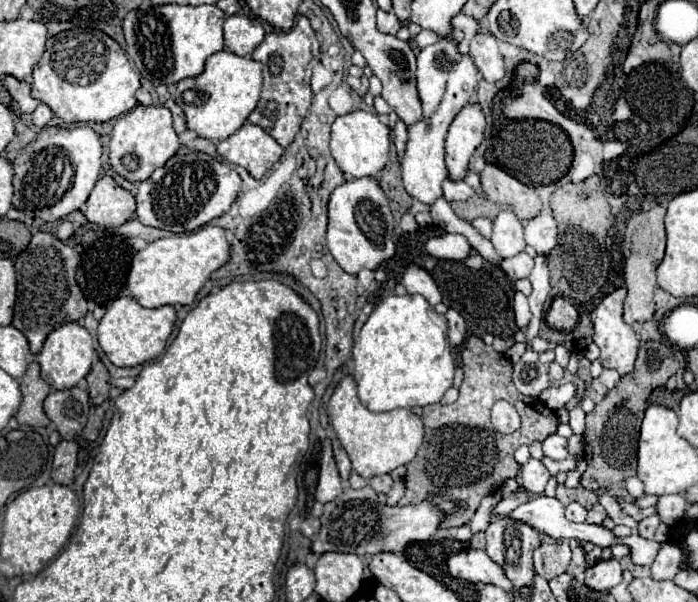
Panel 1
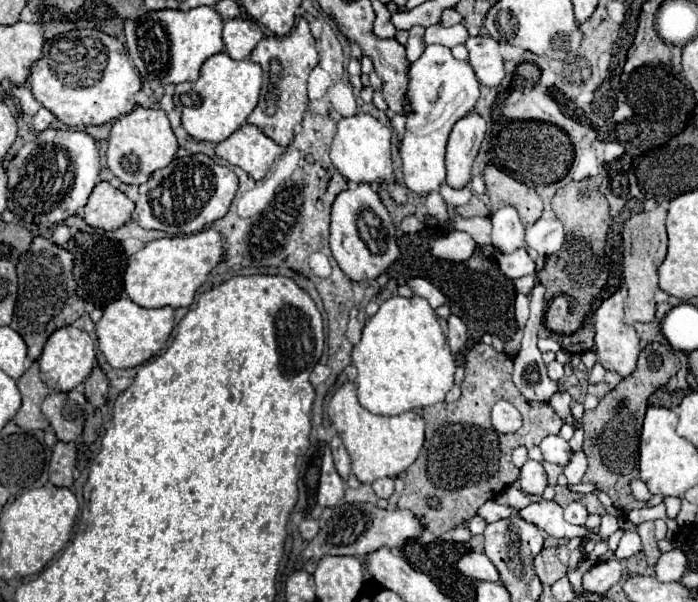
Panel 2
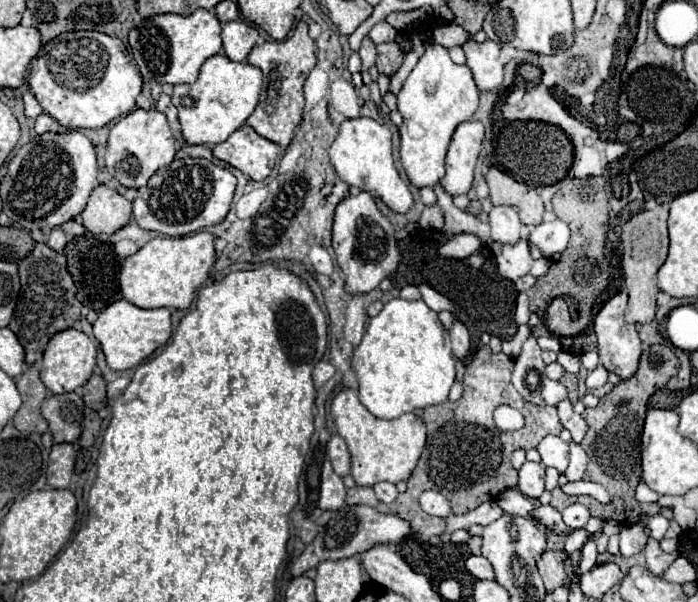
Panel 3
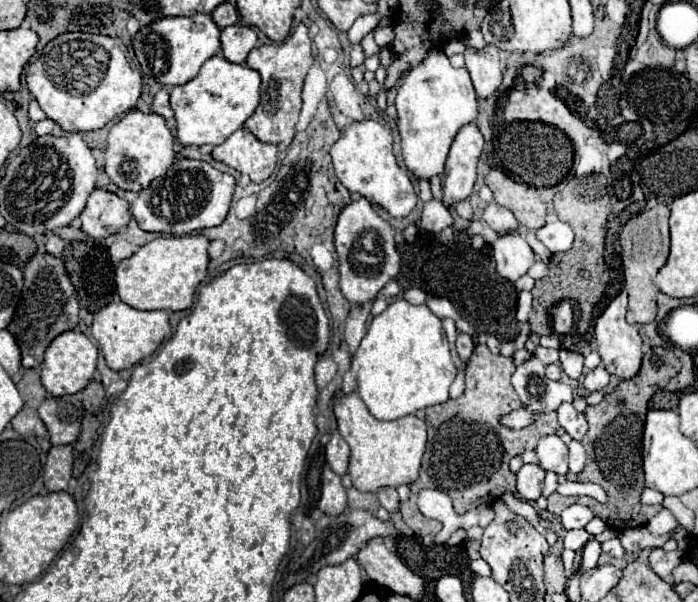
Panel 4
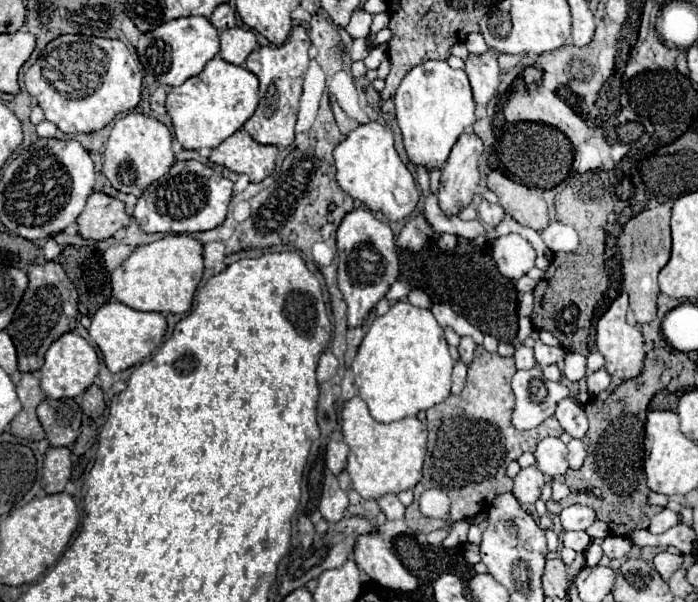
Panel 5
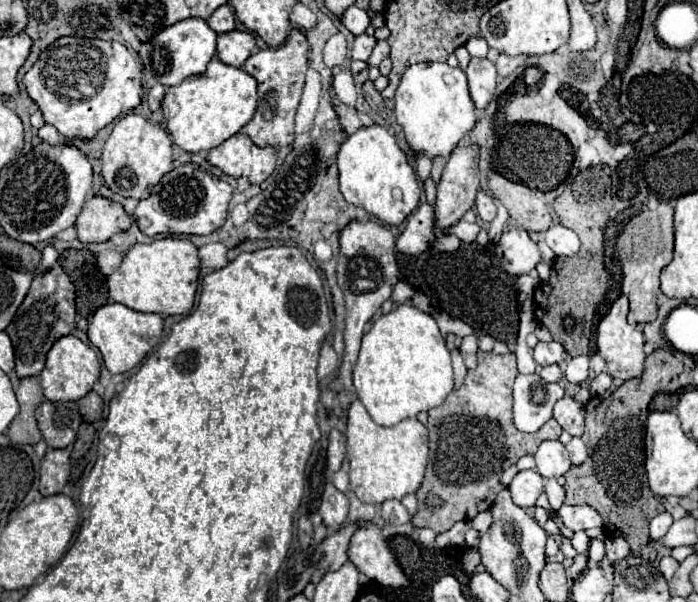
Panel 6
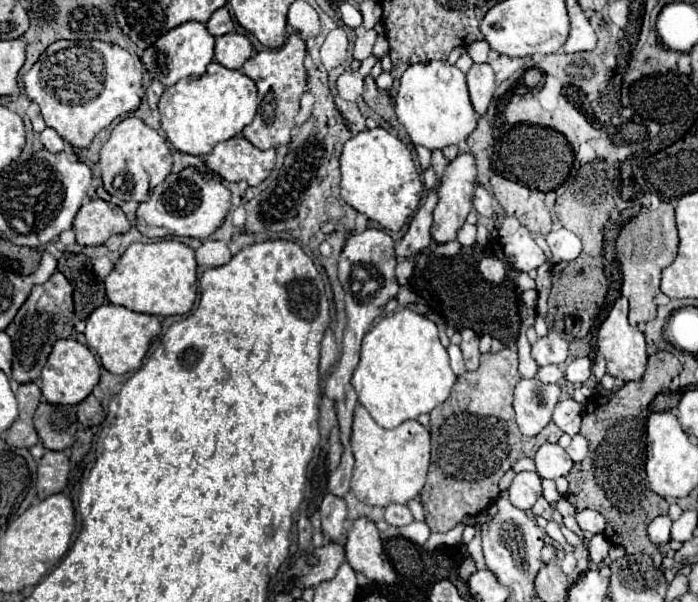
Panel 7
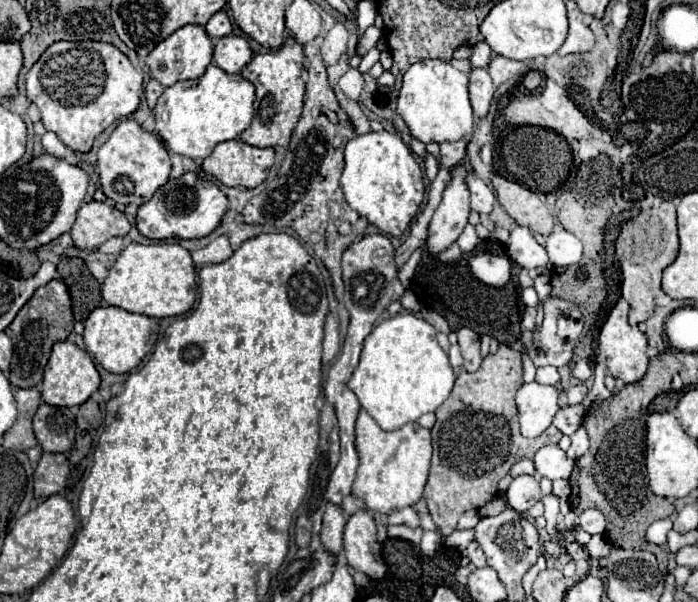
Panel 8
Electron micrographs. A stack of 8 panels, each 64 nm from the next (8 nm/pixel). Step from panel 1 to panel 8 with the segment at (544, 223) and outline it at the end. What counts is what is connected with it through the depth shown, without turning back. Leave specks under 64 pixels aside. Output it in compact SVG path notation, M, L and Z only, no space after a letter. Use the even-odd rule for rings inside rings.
M556 226L554 232L546 238L546 252L550 256L552 268L570 266L582 258L582 242L562 226Z

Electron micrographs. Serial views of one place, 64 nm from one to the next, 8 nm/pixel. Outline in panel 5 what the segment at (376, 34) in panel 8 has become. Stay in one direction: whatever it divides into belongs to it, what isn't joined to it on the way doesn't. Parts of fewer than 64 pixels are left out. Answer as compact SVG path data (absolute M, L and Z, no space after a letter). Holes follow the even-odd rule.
M358 38L358 40L354 40L354 44L352 44L352 50L350 50L350 56L352 56L352 60L356 62L356 60L364 60L366 56L368 56L368 40L366 38Z

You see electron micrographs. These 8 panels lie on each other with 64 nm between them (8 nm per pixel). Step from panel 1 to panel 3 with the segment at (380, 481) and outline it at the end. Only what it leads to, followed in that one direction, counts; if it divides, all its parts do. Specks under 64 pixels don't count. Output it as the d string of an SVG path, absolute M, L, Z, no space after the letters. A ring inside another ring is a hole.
M378 482L378 484L374 484L372 488L374 488L378 500L380 500L380 502L386 502L386 504L394 502L396 496L398 496L398 490L396 490L396 486L394 486L392 482Z

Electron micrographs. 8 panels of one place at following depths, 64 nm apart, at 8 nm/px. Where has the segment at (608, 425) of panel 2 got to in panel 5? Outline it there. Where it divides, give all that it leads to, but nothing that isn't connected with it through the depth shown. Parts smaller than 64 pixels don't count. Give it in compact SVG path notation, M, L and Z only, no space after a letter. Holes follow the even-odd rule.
M654 348L654 350L650 350L646 354L644 370L640 372L640 376L636 376L632 380L624 380L608 396L608 402L606 400L604 402L590 400L584 406L590 428L588 428L586 436L582 438L582 442L586 444L588 458L586 458L586 462L584 462L584 466L580 470L568 470L564 474L566 486L572 488L572 494L566 500L560 502L562 506L568 506L568 504L590 506L596 512L596 518L604 520L610 526L610 532L616 534L616 536L630 536L630 532L634 532L638 528L648 528L648 524L650 524L652 516L658 512L658 508L650 506L646 502L646 498L650 494L650 488L646 486L646 474L644 474L644 424L646 424L646 412L648 412L648 402L652 400L652 396L658 390L664 390L668 386L668 382L672 380L672 376L678 370L678 364L680 364L680 360L672 352L668 352L666 348ZM594 486L598 486L602 490L602 498L594 498L594 496L588 496L588 494L578 494L578 488L594 488Z

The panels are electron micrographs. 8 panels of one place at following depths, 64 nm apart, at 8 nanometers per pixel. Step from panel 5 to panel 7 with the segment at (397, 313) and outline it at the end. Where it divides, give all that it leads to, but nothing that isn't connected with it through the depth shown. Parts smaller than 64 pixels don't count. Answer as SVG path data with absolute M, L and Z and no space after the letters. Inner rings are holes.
M410 306L384 316L364 336L360 362L352 376L358 402L370 412L378 426L388 430L420 414L428 414L442 404L450 396L454 382L456 376L450 368L448 352L438 338L436 324Z

